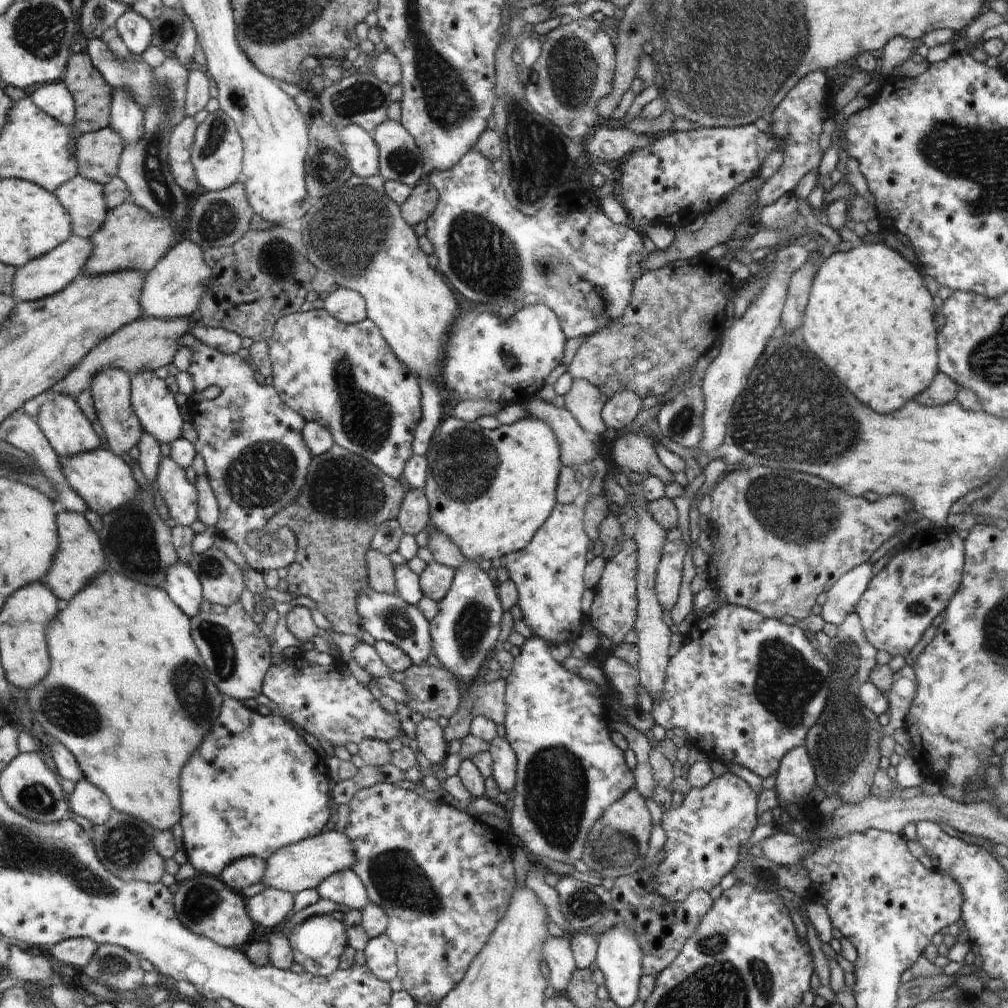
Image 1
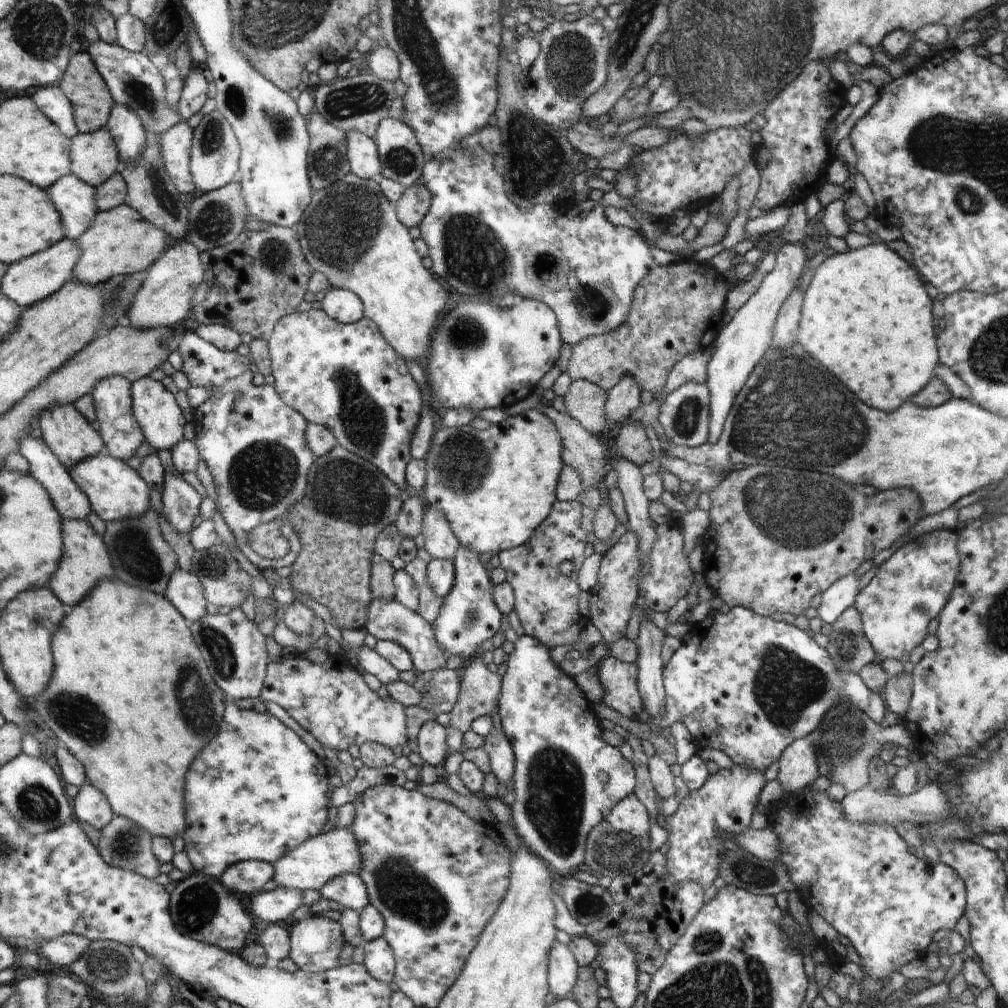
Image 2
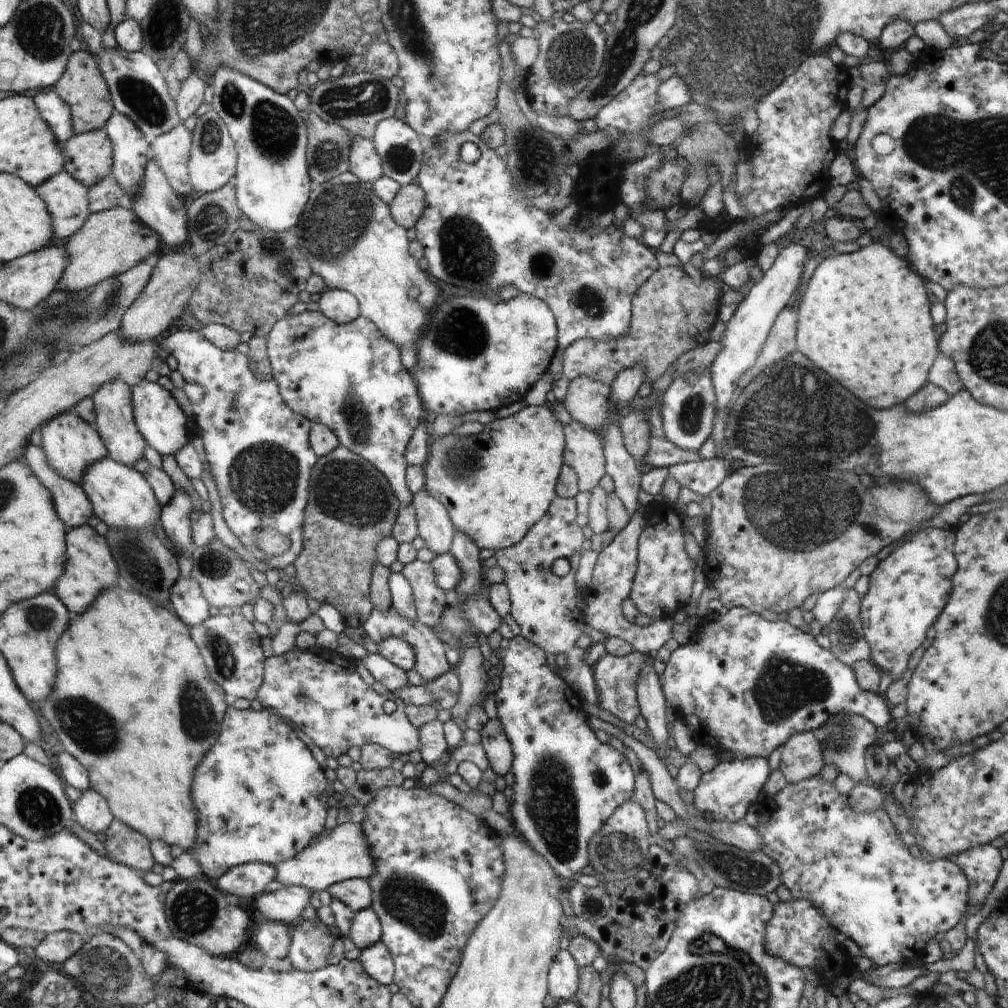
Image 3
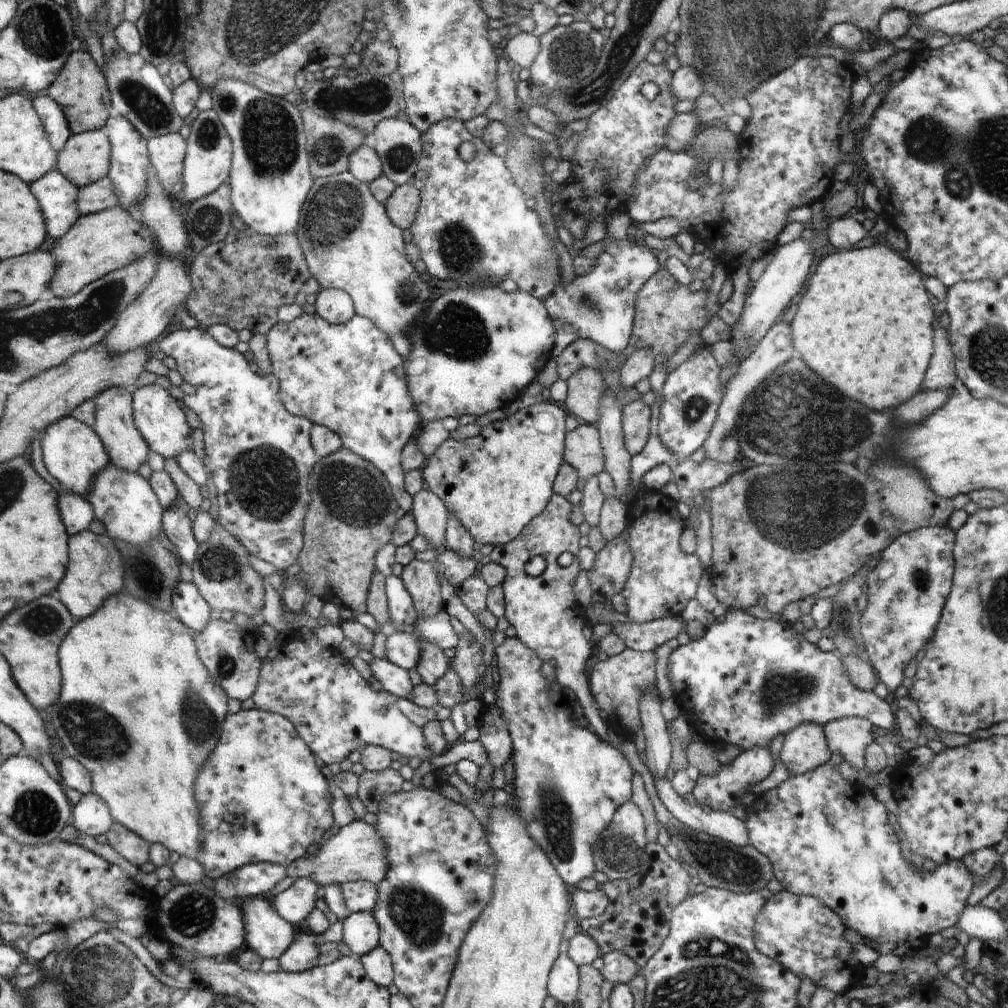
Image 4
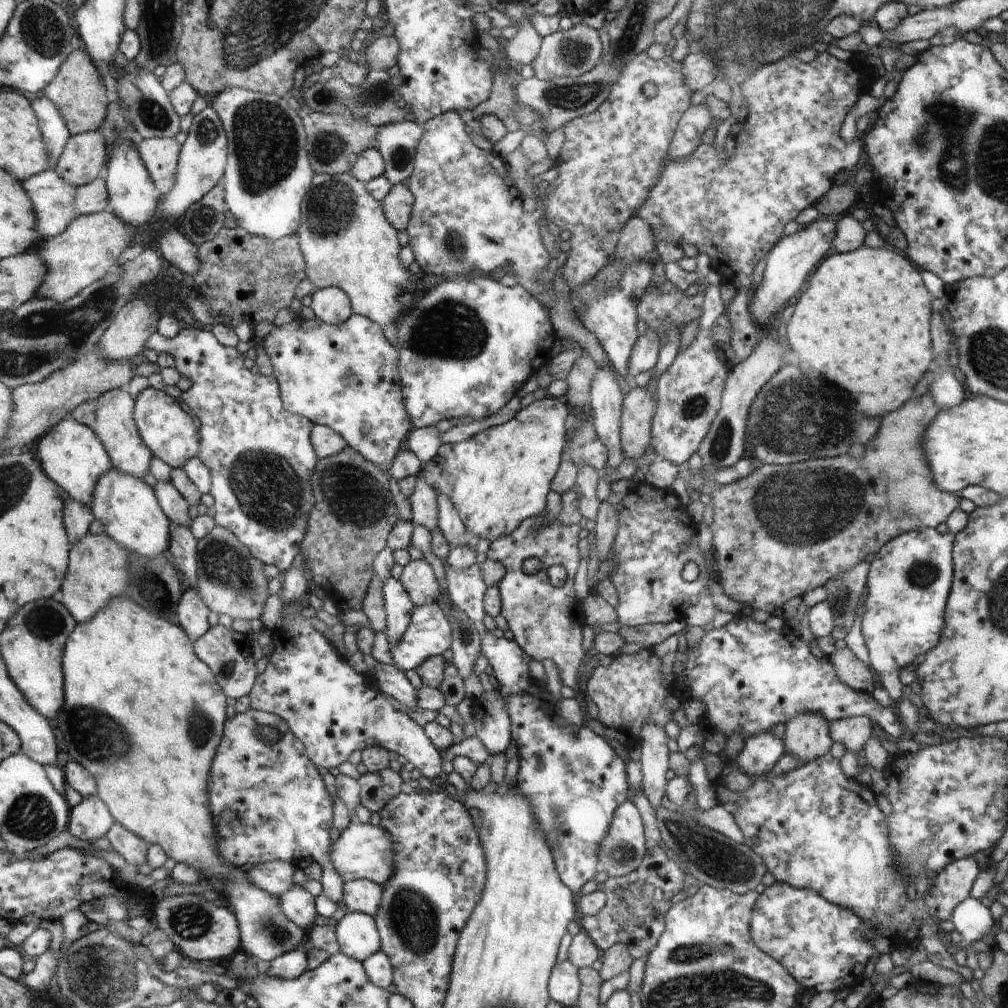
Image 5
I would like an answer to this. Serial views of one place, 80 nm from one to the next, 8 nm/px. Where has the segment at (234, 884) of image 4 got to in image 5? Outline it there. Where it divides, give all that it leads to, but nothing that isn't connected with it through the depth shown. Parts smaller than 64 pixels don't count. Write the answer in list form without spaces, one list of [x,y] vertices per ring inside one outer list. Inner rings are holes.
[[[284,861],[263,862],[247,870],[247,877],[255,887],[279,897],[294,885],[292,874],[296,869],[297,865]]]

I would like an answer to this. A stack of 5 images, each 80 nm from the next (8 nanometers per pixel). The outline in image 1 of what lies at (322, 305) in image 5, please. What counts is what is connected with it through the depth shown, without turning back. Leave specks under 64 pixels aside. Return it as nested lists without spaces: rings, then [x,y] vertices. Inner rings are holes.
[[[335,287],[324,300],[324,309],[340,322],[356,324],[368,318],[366,299],[352,289]]]

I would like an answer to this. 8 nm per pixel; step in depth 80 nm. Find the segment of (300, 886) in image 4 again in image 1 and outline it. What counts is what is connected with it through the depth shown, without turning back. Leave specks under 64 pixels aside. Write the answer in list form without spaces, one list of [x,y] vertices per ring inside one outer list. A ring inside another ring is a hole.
[[[272,887],[248,899],[248,914],[256,924],[278,930],[292,914],[295,895]]]

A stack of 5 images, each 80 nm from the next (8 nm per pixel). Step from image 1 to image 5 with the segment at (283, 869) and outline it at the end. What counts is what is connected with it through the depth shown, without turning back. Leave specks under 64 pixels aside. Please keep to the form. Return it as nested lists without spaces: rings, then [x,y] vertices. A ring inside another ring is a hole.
[[[353,820],[337,840],[332,841],[331,863],[345,883],[356,879],[368,879],[382,886],[392,875],[395,864],[394,844],[391,835],[379,825]]]

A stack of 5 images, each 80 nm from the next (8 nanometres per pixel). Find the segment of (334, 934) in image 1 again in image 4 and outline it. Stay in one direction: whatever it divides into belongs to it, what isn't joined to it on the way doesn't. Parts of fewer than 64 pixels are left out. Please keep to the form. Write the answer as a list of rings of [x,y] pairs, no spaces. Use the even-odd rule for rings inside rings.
[[[301,931],[299,940],[283,954],[280,970],[299,973],[318,966],[319,946],[316,944],[318,934],[312,931]]]

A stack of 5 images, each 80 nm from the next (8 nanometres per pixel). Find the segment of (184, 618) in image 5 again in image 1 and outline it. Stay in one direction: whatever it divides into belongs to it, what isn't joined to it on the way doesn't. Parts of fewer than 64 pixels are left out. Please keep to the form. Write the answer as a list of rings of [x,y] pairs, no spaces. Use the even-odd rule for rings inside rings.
[[[179,558],[173,562],[166,570],[163,589],[186,614],[194,616],[200,611],[204,600],[202,580],[192,570],[190,563]]]

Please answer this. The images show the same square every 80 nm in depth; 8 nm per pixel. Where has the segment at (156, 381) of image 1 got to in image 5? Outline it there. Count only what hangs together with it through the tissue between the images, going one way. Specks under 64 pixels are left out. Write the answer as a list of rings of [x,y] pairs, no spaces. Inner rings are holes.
[[[148,387],[139,392],[134,398],[134,420],[143,441],[151,447],[152,454],[172,468],[182,468],[188,460],[196,456],[200,444],[198,444],[198,432],[192,424],[192,418],[164,390]]]

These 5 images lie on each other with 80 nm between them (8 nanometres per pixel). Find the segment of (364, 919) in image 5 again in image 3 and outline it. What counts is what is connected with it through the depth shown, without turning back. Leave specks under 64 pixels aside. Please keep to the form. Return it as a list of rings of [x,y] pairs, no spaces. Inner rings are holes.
[[[371,906],[355,913],[349,938],[358,948],[380,941],[382,935],[381,922]]]

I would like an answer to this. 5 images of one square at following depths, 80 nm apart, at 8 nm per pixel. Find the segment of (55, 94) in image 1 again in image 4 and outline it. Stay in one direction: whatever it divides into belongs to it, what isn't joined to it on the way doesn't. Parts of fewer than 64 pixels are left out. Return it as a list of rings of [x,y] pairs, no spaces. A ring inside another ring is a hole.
[[[48,95],[39,96],[33,101],[51,145],[59,151],[72,135],[64,109],[56,102],[55,98]]]

